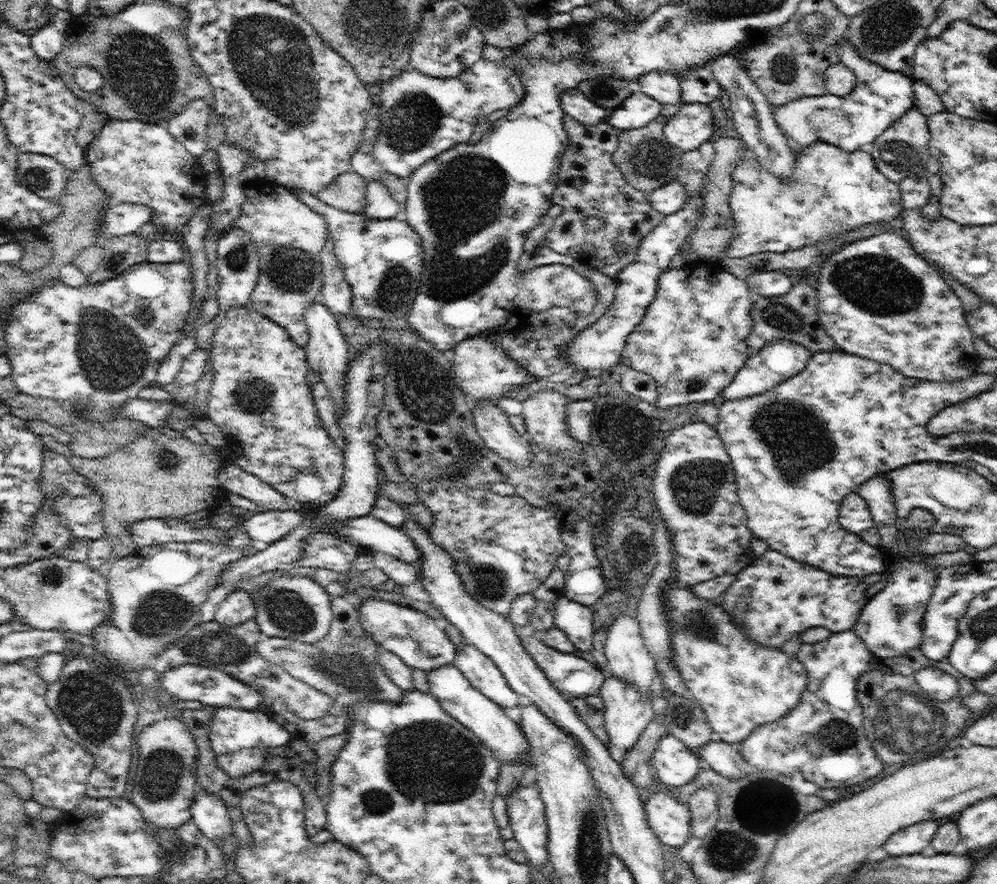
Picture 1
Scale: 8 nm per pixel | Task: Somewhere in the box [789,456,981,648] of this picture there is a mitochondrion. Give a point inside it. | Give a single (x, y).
(899, 611)

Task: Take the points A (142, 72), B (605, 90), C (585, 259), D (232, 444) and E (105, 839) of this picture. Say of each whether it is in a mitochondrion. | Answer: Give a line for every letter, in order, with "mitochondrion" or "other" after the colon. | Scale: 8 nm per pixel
A: mitochondrion
B: mitochondrion
C: other
D: other
E: other

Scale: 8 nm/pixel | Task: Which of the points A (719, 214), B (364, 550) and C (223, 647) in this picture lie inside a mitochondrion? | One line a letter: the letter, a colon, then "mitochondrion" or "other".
A: other
B: other
C: mitochondrion

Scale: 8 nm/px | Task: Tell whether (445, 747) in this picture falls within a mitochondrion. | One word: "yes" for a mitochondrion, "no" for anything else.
yes

